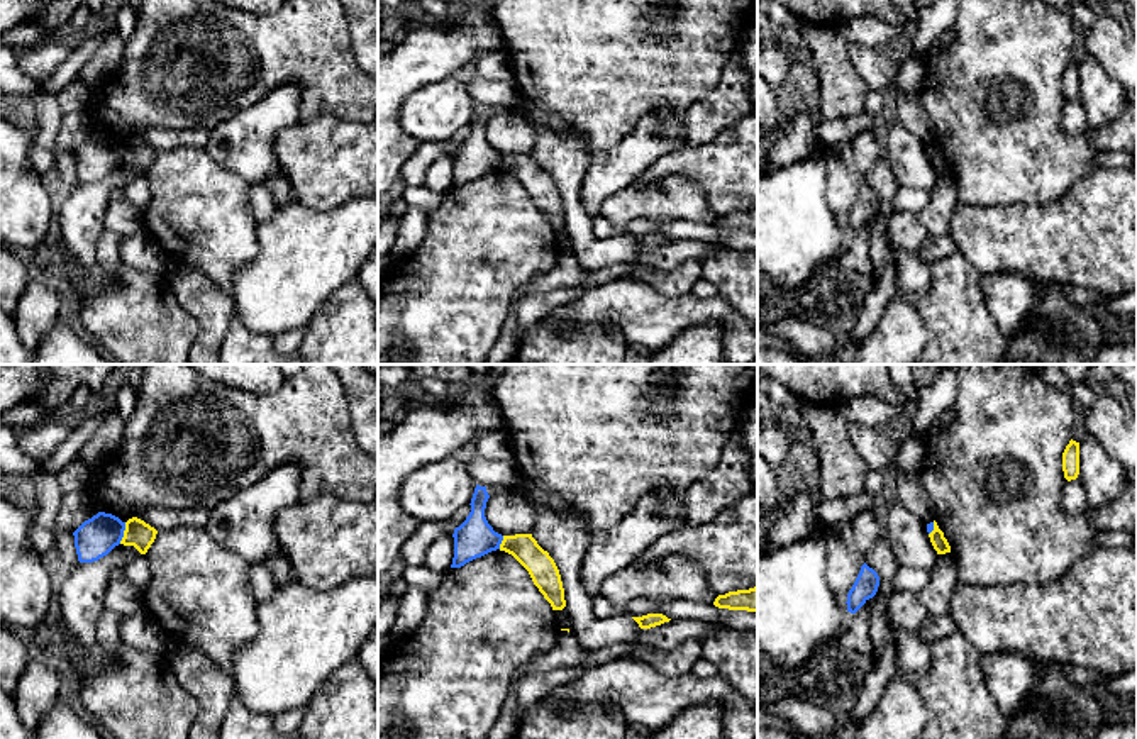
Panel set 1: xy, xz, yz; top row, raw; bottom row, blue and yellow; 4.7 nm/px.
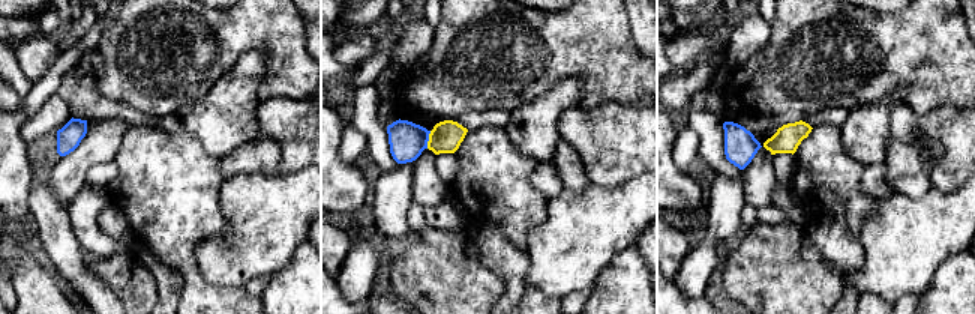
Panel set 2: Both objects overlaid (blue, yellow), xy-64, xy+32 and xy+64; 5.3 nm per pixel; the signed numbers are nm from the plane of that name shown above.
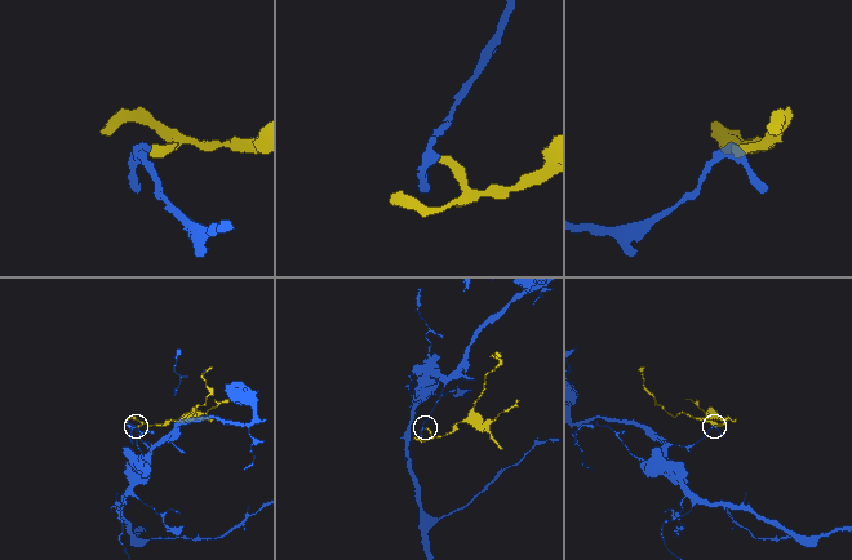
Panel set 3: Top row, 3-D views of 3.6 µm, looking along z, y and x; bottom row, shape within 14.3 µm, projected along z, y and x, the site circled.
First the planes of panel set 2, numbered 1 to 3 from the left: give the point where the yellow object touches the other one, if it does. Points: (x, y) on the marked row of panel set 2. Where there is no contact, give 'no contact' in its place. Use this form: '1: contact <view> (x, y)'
1: no contact
2: contact xy+32 (428, 140)
3: no contact

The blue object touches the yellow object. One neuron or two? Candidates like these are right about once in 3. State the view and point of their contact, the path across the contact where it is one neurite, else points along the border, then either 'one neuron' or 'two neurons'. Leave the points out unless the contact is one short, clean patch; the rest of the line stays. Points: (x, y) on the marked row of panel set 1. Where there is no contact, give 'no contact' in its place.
contact xy (122, 533); border xy (126, 522), (119, 543); two neurons

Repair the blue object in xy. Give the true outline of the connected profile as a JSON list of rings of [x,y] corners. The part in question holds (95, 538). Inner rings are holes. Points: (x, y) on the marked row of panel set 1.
[[[105,512],[85,520],[75,532],[75,547],[80,563],[93,563],[120,544],[125,522]]]

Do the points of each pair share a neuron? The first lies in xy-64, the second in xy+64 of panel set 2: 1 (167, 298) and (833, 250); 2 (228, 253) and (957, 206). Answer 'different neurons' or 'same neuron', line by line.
1: same neuron
2: same neuron

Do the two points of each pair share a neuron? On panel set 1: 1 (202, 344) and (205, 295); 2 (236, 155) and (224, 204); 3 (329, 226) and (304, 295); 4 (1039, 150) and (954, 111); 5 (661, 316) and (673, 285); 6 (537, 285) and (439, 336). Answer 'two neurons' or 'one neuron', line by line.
1: one neuron
2: two neurons
3: one neuron
4: one neuron
5: two neurons
6: two neurons

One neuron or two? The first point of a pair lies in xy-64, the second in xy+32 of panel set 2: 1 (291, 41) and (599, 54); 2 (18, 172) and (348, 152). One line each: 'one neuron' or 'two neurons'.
1: one neuron
2: two neurons

